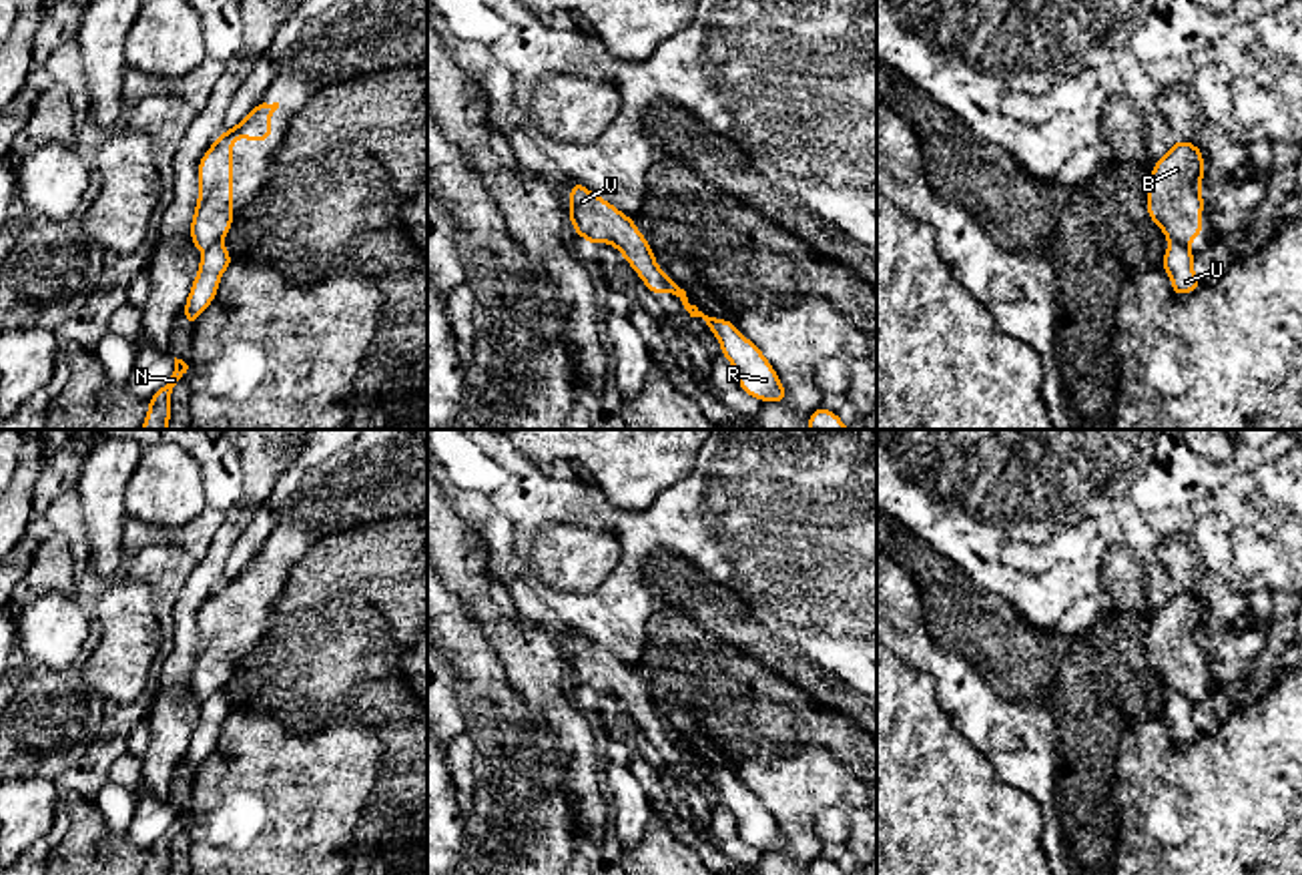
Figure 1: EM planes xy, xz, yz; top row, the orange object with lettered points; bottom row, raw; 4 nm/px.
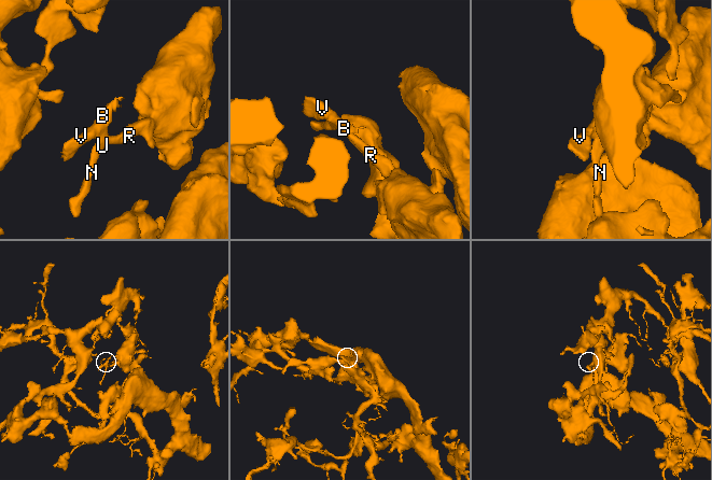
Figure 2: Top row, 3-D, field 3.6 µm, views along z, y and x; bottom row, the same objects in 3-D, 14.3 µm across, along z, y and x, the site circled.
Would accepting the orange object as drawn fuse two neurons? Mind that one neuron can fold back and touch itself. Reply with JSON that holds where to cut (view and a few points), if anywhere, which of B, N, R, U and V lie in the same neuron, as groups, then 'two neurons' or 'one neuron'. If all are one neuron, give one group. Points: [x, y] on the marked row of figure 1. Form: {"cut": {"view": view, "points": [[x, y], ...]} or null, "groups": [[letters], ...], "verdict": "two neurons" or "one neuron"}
{"cut": {"view": "xz", "points": [[661, 271], [669, 289]]}, "groups": [["B", "V"], ["N", "R", "U"]], "verdict": "two neurons"}

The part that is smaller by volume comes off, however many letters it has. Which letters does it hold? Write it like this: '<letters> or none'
B, V

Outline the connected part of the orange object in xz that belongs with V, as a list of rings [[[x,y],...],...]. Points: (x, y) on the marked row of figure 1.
[[[572,181],[568,219],[574,233],[590,245],[608,243],[616,247],[652,295],[668,293],[668,283],[650,243],[638,231],[634,219],[618,211],[610,201]]]

